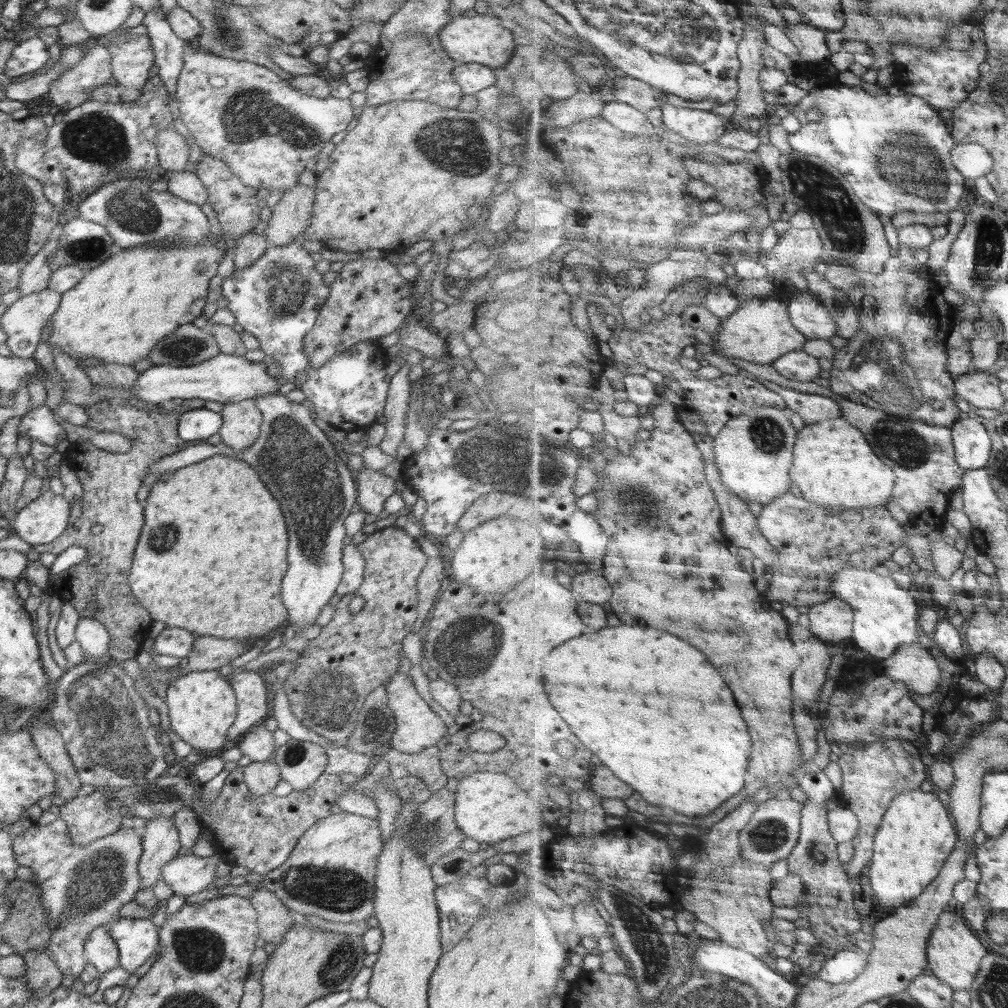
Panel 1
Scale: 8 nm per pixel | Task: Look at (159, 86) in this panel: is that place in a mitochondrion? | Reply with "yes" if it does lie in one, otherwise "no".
no

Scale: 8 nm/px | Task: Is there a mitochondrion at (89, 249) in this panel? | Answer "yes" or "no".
yes

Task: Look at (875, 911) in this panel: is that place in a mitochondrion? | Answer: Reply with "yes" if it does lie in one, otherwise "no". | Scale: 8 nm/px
no

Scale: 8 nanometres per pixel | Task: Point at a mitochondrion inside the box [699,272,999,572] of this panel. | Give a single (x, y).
(885, 371)

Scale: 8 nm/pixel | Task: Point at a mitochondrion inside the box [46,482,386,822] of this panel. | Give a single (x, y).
(96, 701)

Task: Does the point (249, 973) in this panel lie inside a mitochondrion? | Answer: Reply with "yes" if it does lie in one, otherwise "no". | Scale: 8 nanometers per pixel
no

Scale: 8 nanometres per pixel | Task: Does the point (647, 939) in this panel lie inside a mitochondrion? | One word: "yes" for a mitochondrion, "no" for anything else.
yes

